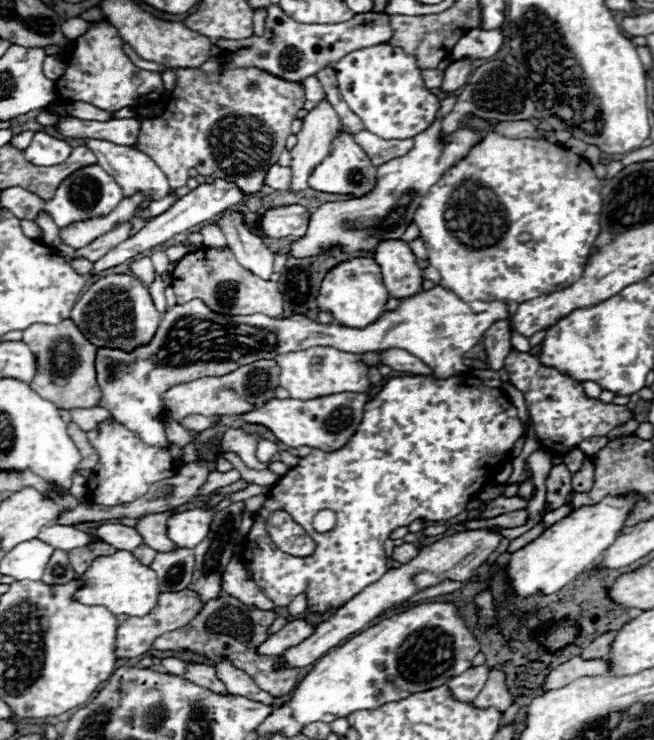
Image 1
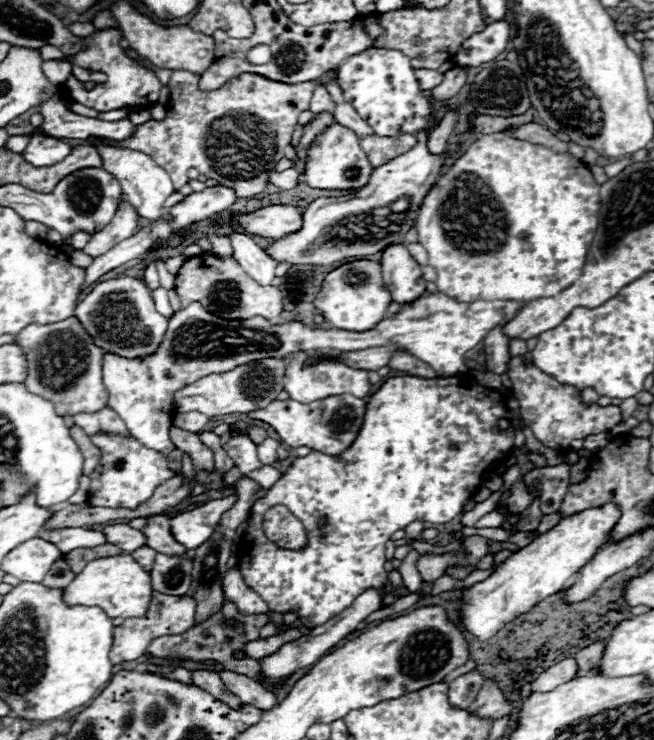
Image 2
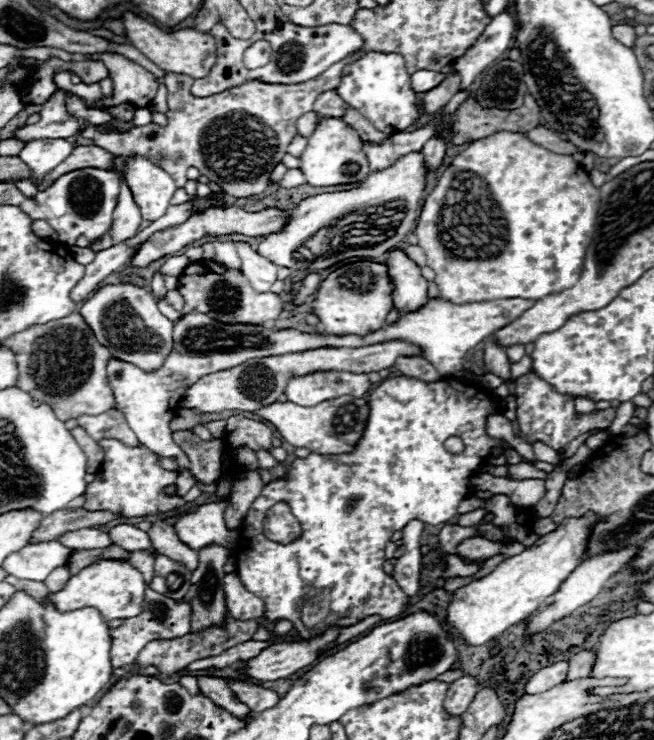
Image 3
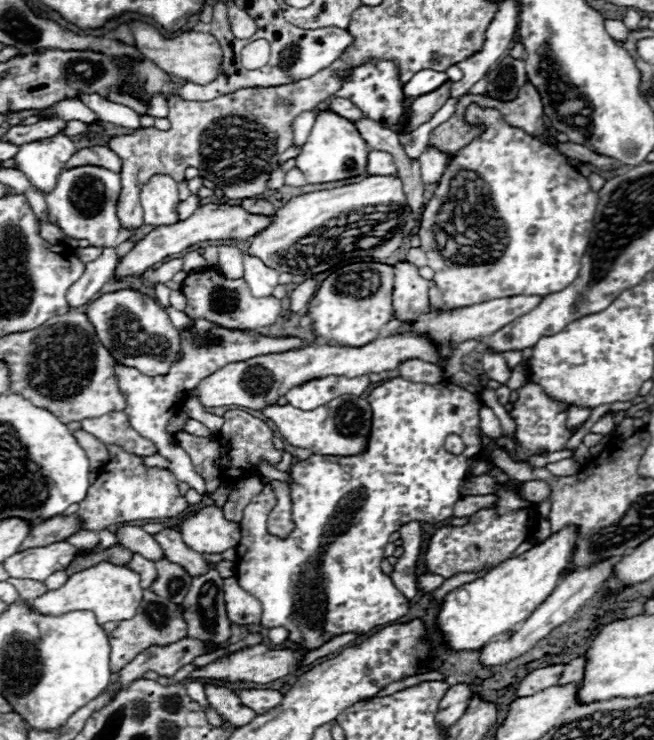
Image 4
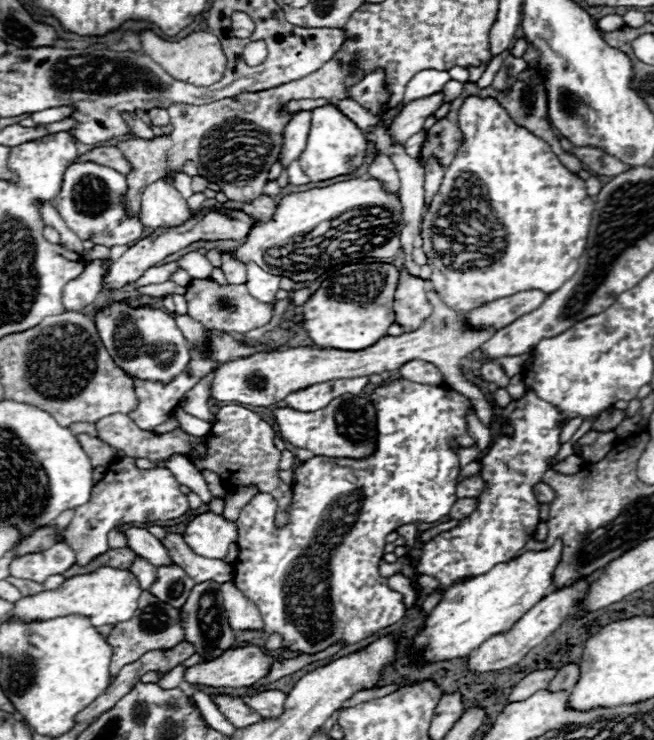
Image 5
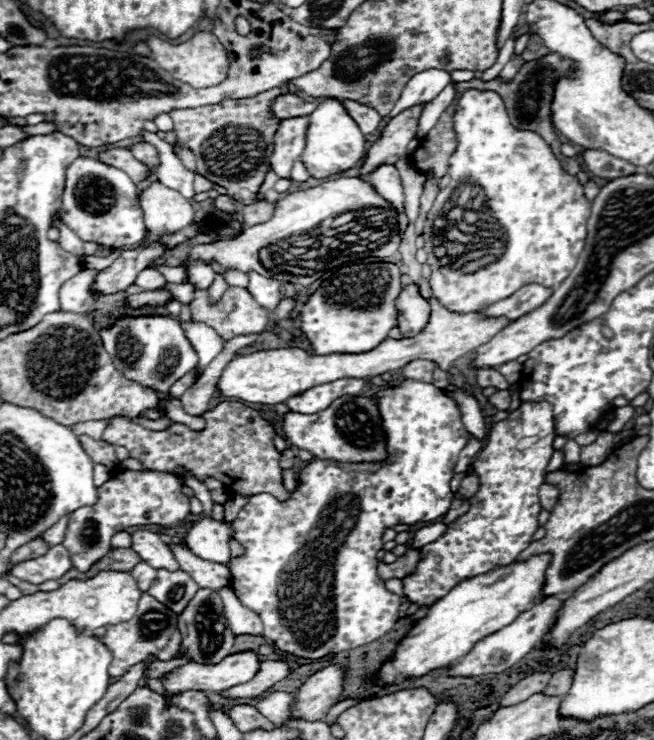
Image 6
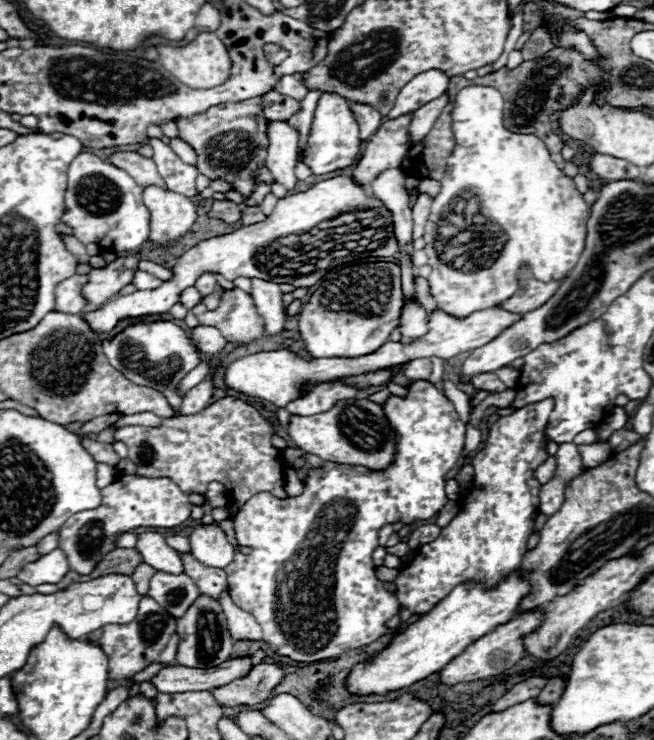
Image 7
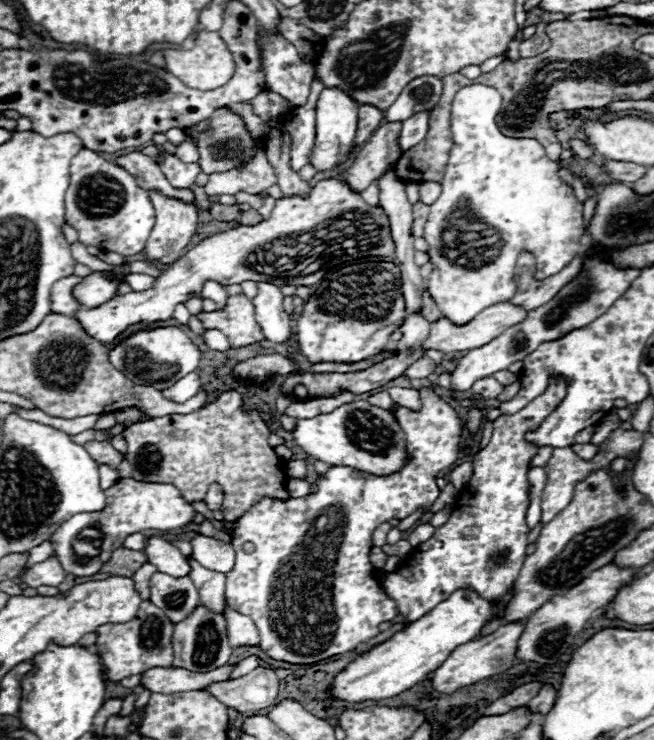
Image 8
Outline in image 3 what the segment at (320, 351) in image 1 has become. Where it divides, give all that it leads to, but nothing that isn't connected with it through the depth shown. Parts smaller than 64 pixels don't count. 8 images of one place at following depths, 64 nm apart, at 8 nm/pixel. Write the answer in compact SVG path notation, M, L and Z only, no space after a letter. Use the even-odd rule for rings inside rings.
M316 372L304 378L292 378L286 386L286 396L298 406L316 406L324 400L332 400L344 394L362 398L370 388L366 374L336 374Z

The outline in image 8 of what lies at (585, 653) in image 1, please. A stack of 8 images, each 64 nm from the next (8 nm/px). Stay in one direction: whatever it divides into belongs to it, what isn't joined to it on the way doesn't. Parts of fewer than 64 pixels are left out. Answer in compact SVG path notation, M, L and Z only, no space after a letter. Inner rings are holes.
M542 686L538 696L528 704L528 710L546 714L554 706L554 700L556 700L556 690L552 686Z

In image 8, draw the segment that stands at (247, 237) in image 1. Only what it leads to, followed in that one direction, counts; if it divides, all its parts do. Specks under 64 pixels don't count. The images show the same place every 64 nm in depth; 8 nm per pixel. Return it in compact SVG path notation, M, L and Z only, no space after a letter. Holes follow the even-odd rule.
M258 282L258 296L254 298L256 322L262 328L264 338L274 344L284 344L294 336L290 326L290 314L284 310L282 300L284 296L278 286Z

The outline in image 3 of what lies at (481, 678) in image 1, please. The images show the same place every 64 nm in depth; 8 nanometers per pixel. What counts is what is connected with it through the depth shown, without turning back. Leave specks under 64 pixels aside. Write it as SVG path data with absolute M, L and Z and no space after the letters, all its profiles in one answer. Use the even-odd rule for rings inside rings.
M464 676L464 678L454 680L454 682L450 684L450 688L448 688L446 698L444 698L444 708L446 708L446 712L452 714L452 716L464 714L464 710L468 708L468 704L472 702L472 698L476 696L478 688L480 688L480 686L478 686L478 682L476 682L474 678Z

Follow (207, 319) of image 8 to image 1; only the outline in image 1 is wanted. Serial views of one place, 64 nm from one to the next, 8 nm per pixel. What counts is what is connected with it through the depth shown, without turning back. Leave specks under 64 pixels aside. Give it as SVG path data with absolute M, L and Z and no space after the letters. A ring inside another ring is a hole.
M202 248L194 254L186 254L172 272L172 288L178 296L178 304L186 304L192 298L206 302L210 310L216 310L224 316L248 316L248 314L266 314L278 318L284 310L282 292L276 282L264 282L254 274L244 270L230 250L212 250Z

